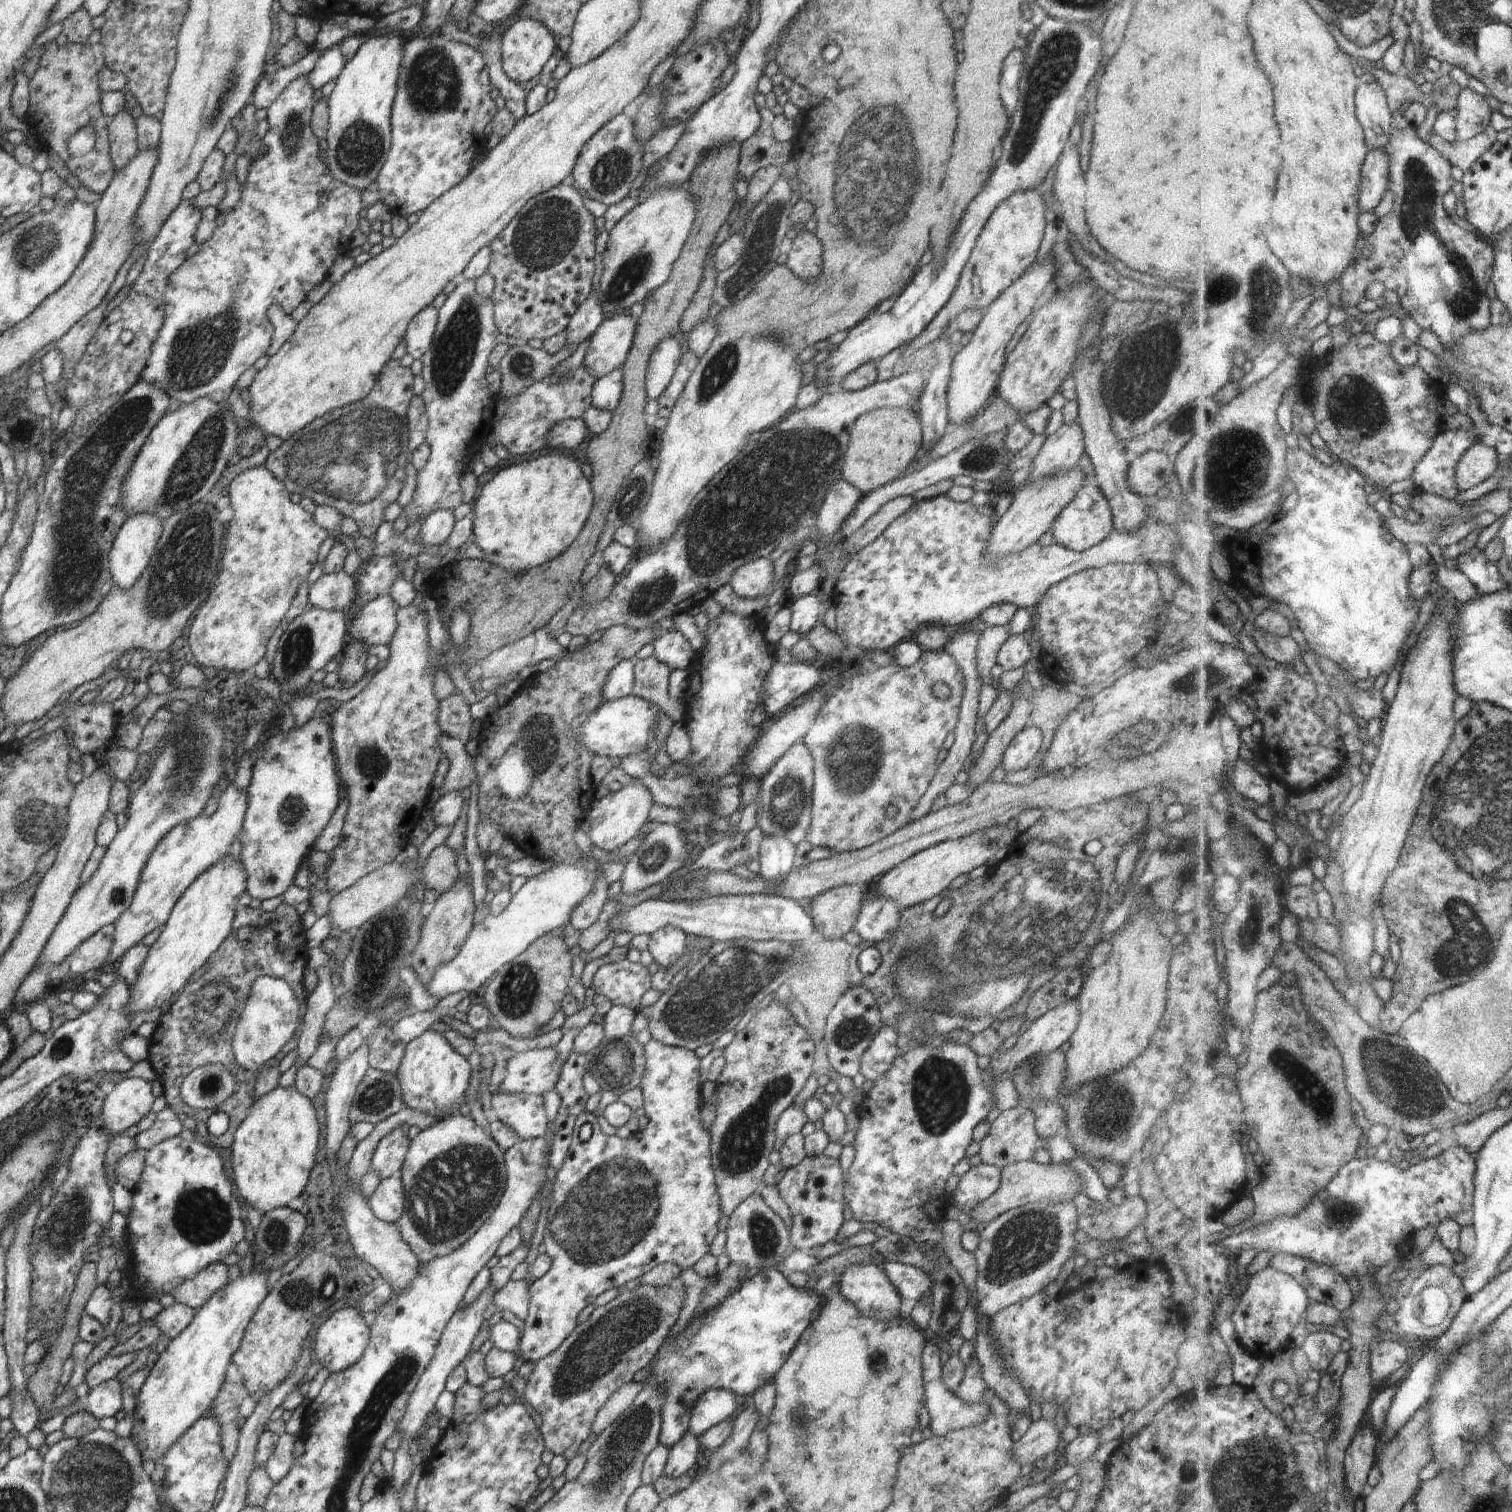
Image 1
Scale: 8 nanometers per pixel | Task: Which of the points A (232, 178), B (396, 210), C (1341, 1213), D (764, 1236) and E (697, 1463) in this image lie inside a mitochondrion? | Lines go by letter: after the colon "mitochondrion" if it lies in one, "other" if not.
A: other
B: other
C: mitochondrion
D: mitochondrion
E: other

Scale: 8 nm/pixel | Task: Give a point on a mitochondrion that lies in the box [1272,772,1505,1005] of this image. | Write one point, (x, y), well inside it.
(1468, 945)

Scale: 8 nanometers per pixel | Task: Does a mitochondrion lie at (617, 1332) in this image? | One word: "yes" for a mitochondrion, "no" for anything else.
yes

